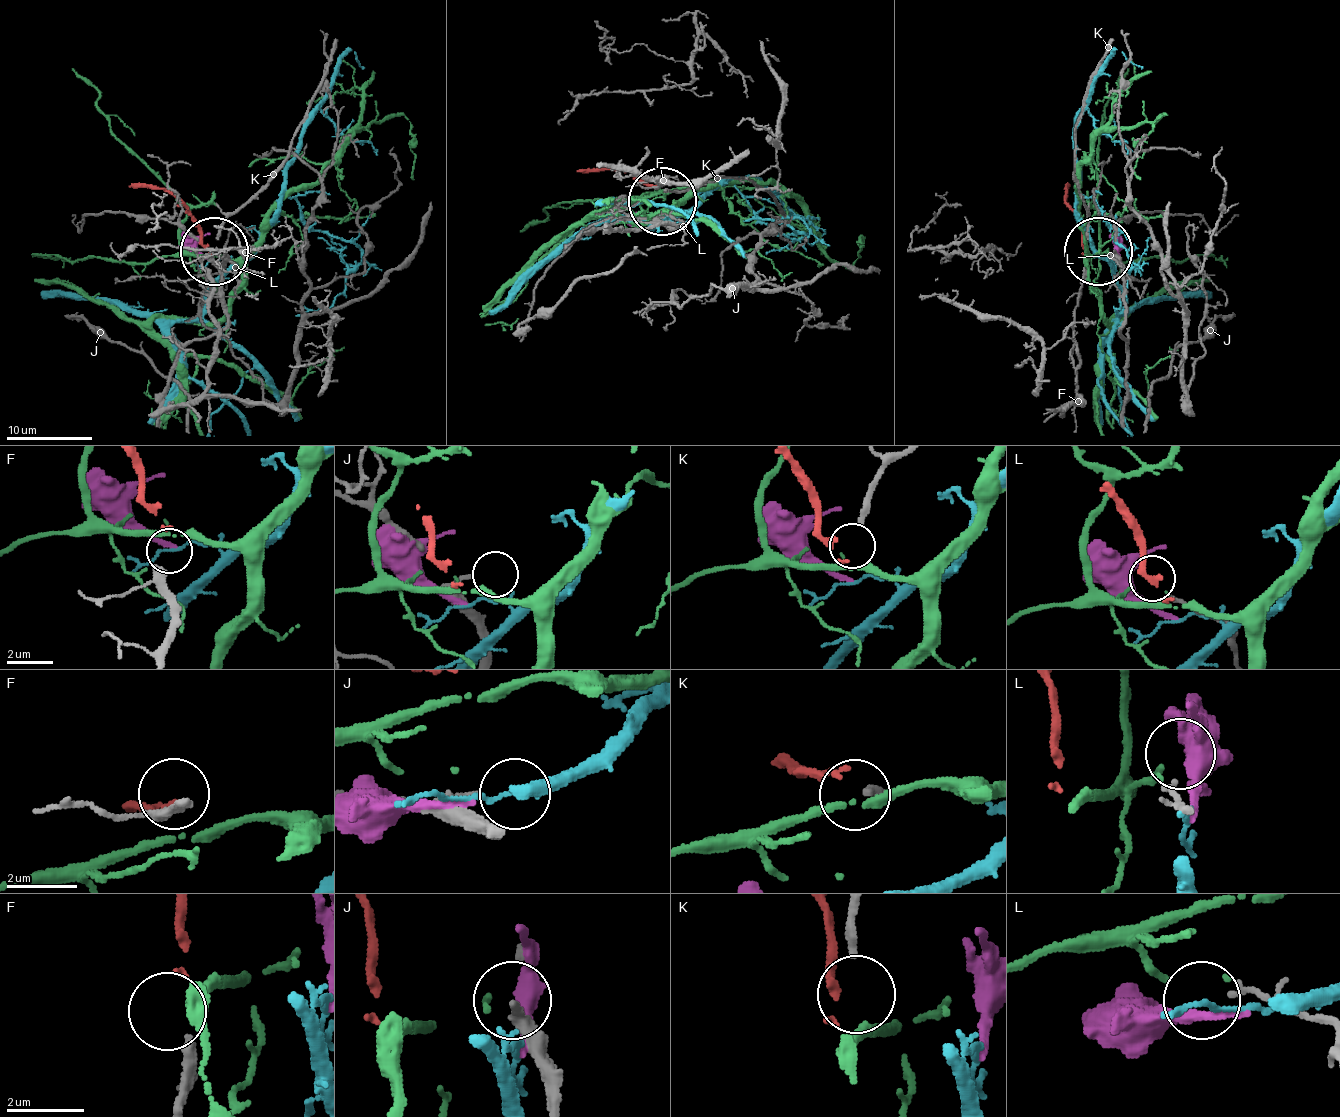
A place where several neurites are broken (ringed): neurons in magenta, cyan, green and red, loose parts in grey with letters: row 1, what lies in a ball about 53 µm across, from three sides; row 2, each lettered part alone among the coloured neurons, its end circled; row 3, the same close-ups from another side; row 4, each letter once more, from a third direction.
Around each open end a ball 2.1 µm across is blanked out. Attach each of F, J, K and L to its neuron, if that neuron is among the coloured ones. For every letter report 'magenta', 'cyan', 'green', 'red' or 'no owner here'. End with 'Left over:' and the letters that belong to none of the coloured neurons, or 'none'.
F: red
J: no owner here
K: no owner here
L: green
Left over: J, K

